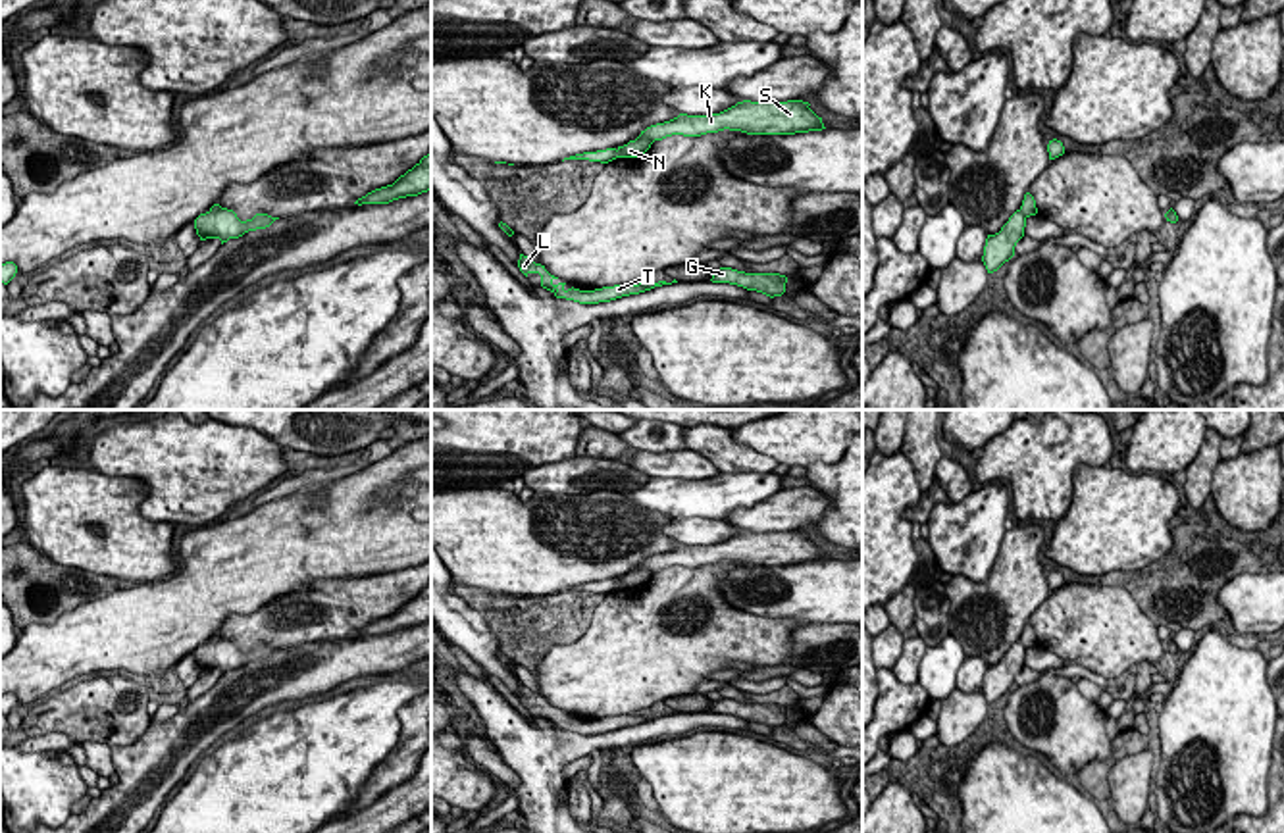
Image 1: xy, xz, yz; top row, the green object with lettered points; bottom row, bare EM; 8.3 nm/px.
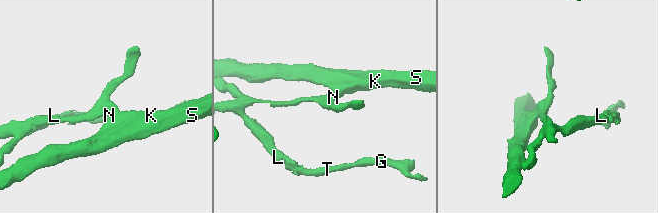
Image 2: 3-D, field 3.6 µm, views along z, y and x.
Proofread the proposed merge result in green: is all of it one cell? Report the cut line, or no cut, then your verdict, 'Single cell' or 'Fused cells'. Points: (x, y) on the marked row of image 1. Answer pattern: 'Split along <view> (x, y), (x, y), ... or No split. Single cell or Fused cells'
Split along xz (638, 137), (645, 137), (651, 143). Fused cells

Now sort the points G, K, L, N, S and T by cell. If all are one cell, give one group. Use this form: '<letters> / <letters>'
G L N T / K S

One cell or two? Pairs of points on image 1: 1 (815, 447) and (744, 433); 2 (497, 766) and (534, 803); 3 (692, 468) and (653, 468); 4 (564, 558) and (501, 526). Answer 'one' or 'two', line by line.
1: one
2: two
3: one
4: one

